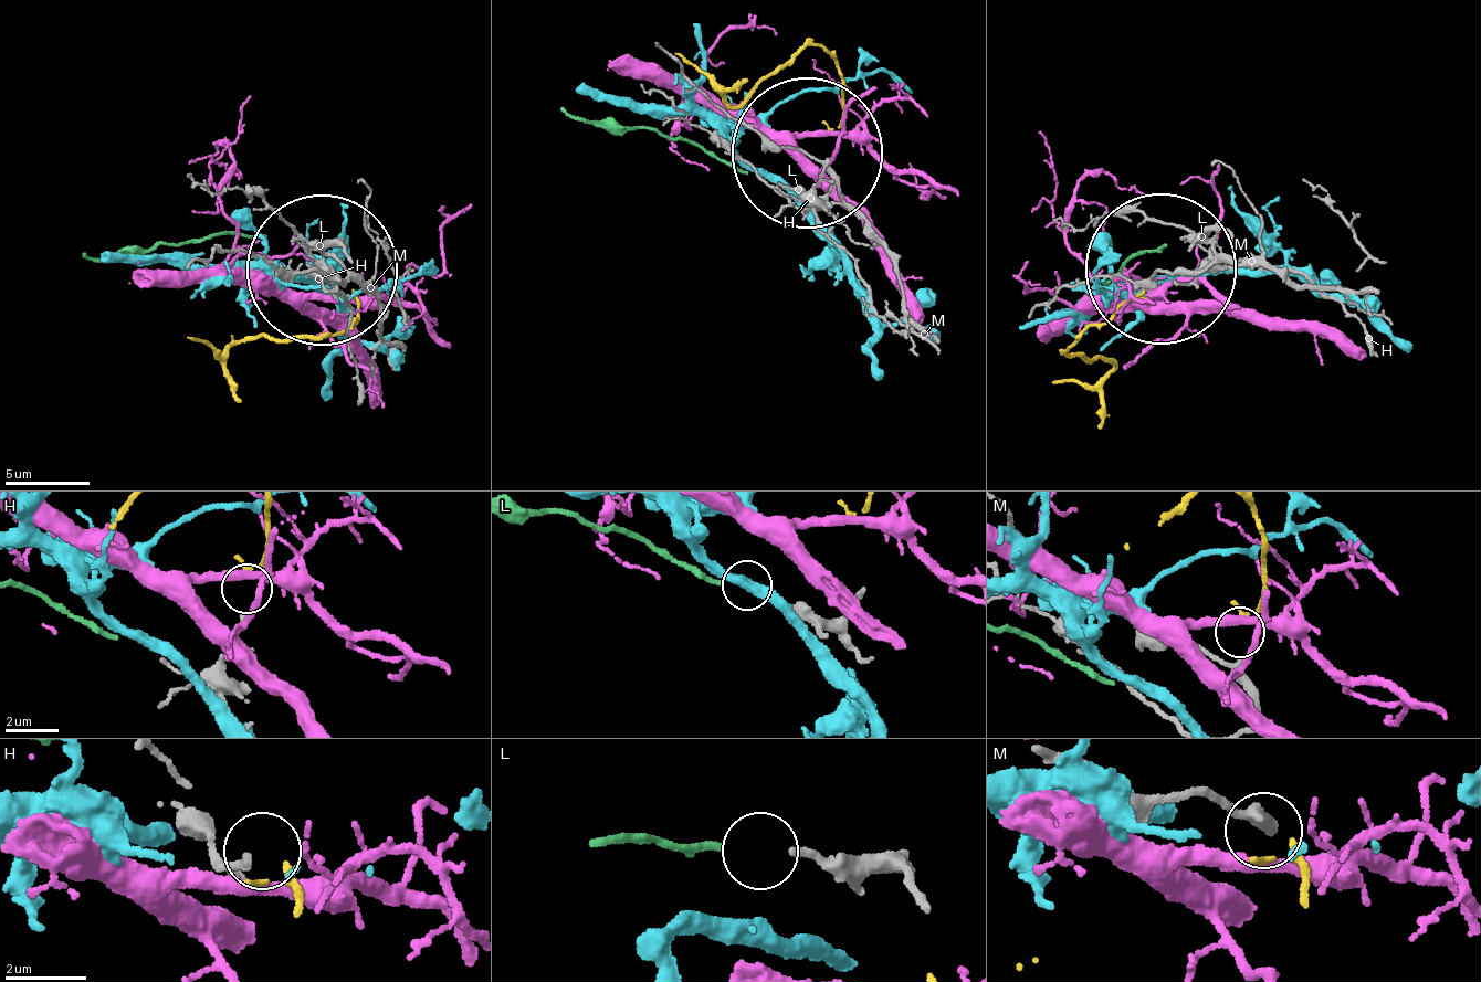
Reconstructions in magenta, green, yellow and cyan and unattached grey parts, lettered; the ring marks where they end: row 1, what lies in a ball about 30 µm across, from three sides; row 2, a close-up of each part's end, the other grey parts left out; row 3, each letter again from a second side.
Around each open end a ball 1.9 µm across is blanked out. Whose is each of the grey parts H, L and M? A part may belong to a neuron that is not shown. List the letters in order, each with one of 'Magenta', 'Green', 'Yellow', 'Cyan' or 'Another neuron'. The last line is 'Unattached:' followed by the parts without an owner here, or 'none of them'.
H: Yellow
L: Green
M: Another neuron
Unattached: M

